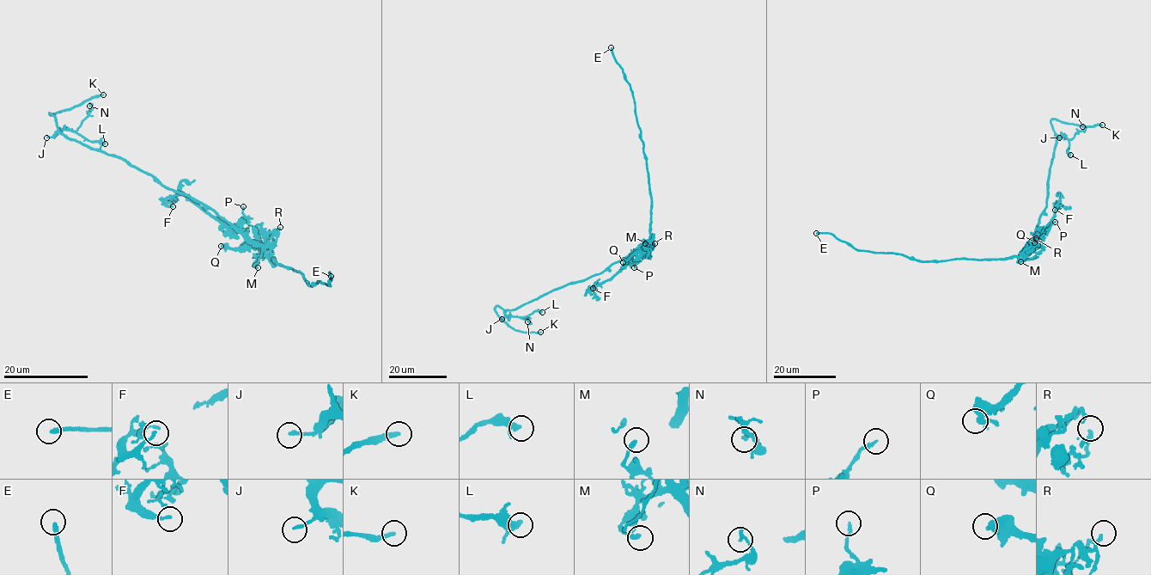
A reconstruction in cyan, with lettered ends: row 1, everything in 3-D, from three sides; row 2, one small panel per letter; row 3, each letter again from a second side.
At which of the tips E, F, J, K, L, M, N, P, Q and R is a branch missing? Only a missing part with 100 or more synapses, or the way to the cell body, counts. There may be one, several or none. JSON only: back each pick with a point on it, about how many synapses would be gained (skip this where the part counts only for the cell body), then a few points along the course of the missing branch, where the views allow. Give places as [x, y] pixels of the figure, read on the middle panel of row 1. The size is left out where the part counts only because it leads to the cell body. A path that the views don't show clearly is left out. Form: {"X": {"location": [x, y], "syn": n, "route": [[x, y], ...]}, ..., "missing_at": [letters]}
{"K": {"location": [540, 332], "route": [[540, 332], [569, 326], [588, 315]]}, "missing_at": ["K"]}

